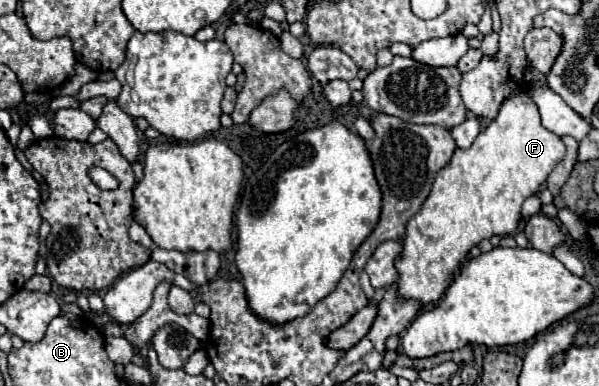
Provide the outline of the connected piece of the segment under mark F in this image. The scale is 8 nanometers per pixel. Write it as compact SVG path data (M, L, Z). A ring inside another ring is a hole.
M522 92L518 96L512 96L510 100L504 100L498 116L488 124L484 132L478 134L474 144L468 150L462 148L454 150L452 160L438 172L420 212L408 220L404 240L400 242L402 252L396 258L396 270L398 270L396 296L402 300L416 300L422 306L436 304L442 298L446 284L450 284L454 272L458 270L456 266L460 266L466 260L472 246L476 246L482 238L512 236L516 232L520 222L522 202L530 194L538 192L540 184L548 178L554 164L562 160L562 156L564 156L562 140L540 124L538 108L528 94Z

